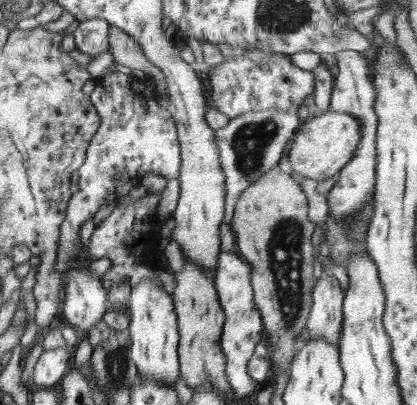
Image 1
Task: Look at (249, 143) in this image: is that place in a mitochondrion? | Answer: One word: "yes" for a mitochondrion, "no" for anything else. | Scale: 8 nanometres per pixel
yes

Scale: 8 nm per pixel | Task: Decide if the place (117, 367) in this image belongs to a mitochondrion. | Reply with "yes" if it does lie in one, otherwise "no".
yes

